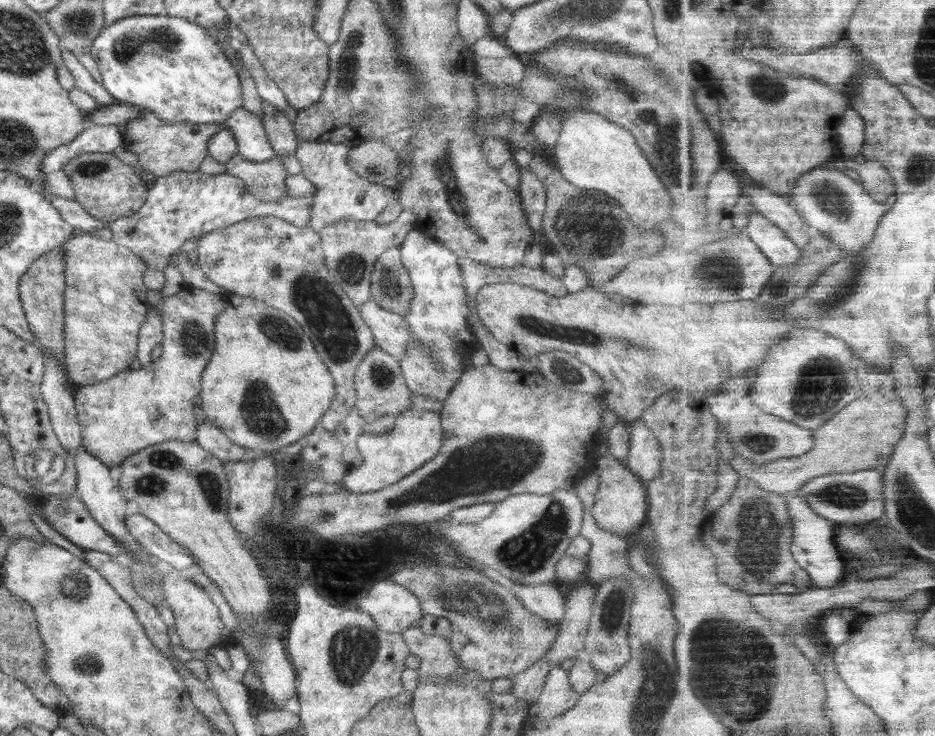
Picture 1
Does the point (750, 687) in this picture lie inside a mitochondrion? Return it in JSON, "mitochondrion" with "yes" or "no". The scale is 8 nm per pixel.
{"mitochondrion":"yes"}

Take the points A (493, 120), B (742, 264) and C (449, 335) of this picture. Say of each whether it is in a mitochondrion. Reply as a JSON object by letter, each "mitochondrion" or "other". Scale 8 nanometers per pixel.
{"A":"mitochondrion","B":"mitochondrion","C":"other"}

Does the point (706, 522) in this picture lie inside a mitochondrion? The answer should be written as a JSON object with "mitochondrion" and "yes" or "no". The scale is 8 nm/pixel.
{"mitochondrion":"no"}

